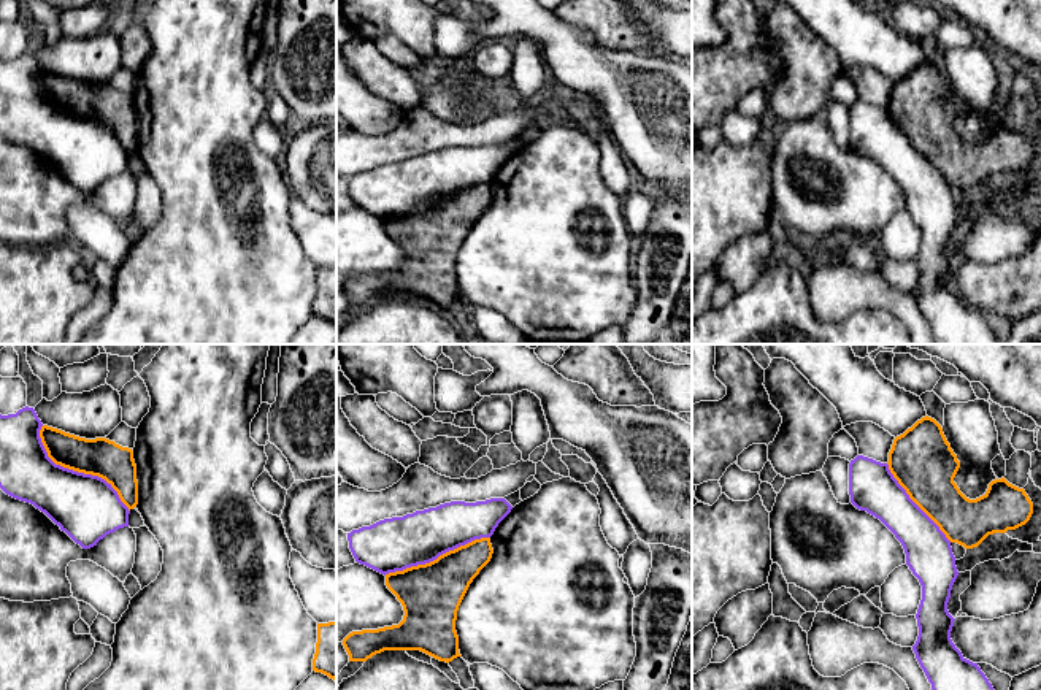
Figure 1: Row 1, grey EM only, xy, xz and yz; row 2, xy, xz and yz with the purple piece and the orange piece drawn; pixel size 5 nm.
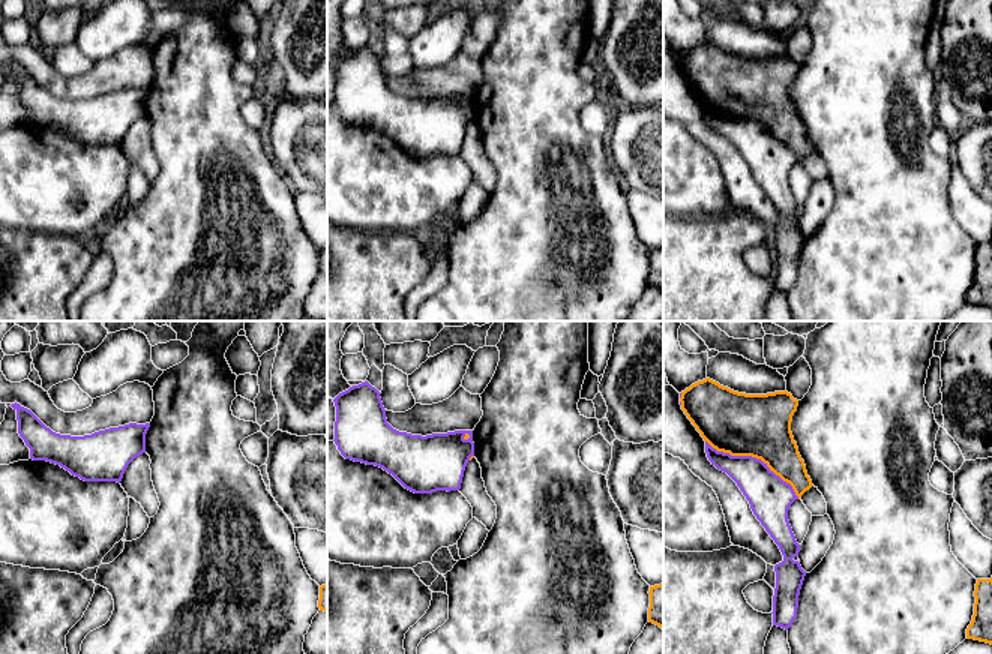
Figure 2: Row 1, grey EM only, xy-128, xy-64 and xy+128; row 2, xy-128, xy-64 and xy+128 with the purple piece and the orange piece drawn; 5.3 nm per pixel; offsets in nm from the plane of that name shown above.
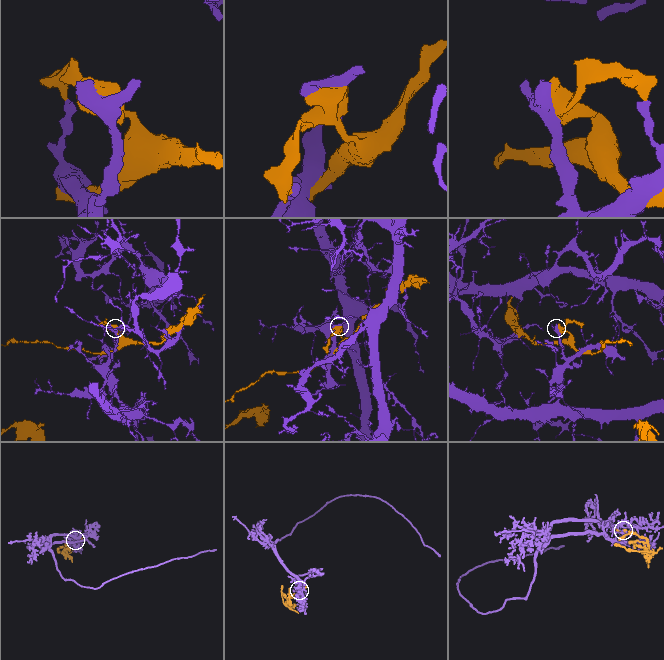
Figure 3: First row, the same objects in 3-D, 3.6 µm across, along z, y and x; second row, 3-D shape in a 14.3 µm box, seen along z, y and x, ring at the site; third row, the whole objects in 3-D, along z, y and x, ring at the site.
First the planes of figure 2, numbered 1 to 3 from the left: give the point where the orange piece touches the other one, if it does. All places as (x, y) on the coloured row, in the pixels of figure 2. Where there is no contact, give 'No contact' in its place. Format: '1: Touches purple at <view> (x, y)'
1: No contact
2: Touches purple at xy-64 (464, 435)
3: Touches purple at xy+128 (755, 458)

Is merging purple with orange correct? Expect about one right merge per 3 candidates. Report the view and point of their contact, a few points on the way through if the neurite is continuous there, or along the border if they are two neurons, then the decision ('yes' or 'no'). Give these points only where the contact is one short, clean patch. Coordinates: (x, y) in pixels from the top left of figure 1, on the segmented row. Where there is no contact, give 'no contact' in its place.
xy (76, 471) | no

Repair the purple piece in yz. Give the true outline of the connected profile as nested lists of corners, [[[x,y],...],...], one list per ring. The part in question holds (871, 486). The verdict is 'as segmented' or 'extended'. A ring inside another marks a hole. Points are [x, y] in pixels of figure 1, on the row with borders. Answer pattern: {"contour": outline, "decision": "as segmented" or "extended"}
{"contour": [[[857,455],[849,463],[851,503],[879,519],[901,542],[906,565],[922,585],[922,600],[916,614],[919,636],[912,650],[932,690],[993,690],[978,663],[966,660],[951,639],[954,617],[947,611],[952,585],[958,576],[951,541],[939,527],[909,498],[887,463]]], "decision": "as segmented"}

